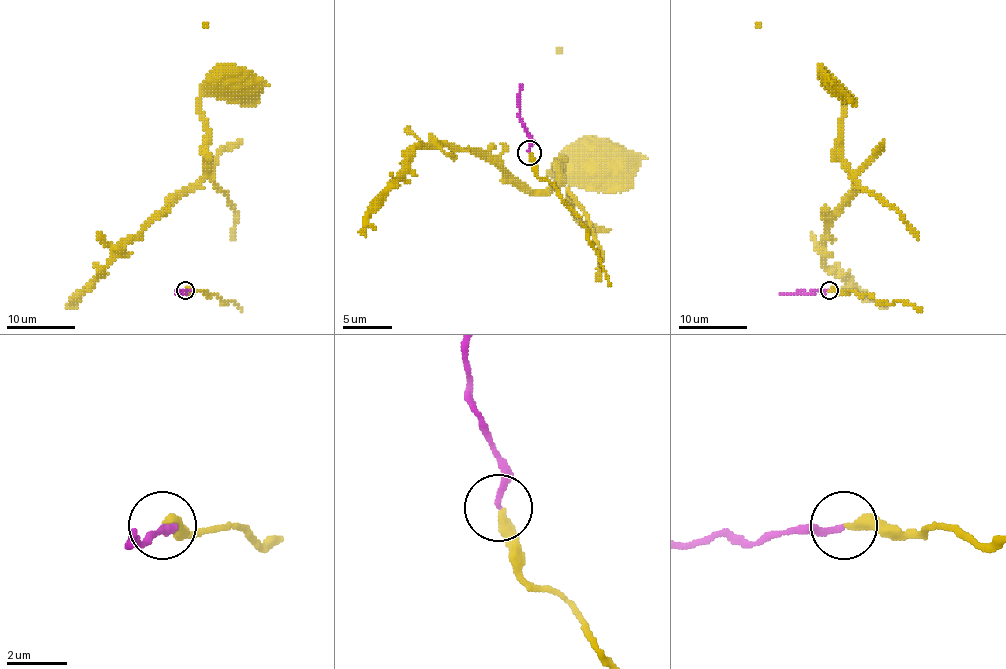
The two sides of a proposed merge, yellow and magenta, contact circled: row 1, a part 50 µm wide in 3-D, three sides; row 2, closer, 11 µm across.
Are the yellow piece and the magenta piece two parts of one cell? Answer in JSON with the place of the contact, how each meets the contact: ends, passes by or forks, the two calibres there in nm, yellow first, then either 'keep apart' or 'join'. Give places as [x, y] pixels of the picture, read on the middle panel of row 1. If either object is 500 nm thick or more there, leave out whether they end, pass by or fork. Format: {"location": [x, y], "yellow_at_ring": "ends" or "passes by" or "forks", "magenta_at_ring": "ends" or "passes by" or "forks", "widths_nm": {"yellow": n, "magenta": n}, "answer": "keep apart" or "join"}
{"location": [529, 152], "yellow_at_ring": "ends", "magenta_at_ring": "ends", "widths_nm": {"yellow": 360, "magenta": 190}, "answer": "join"}

